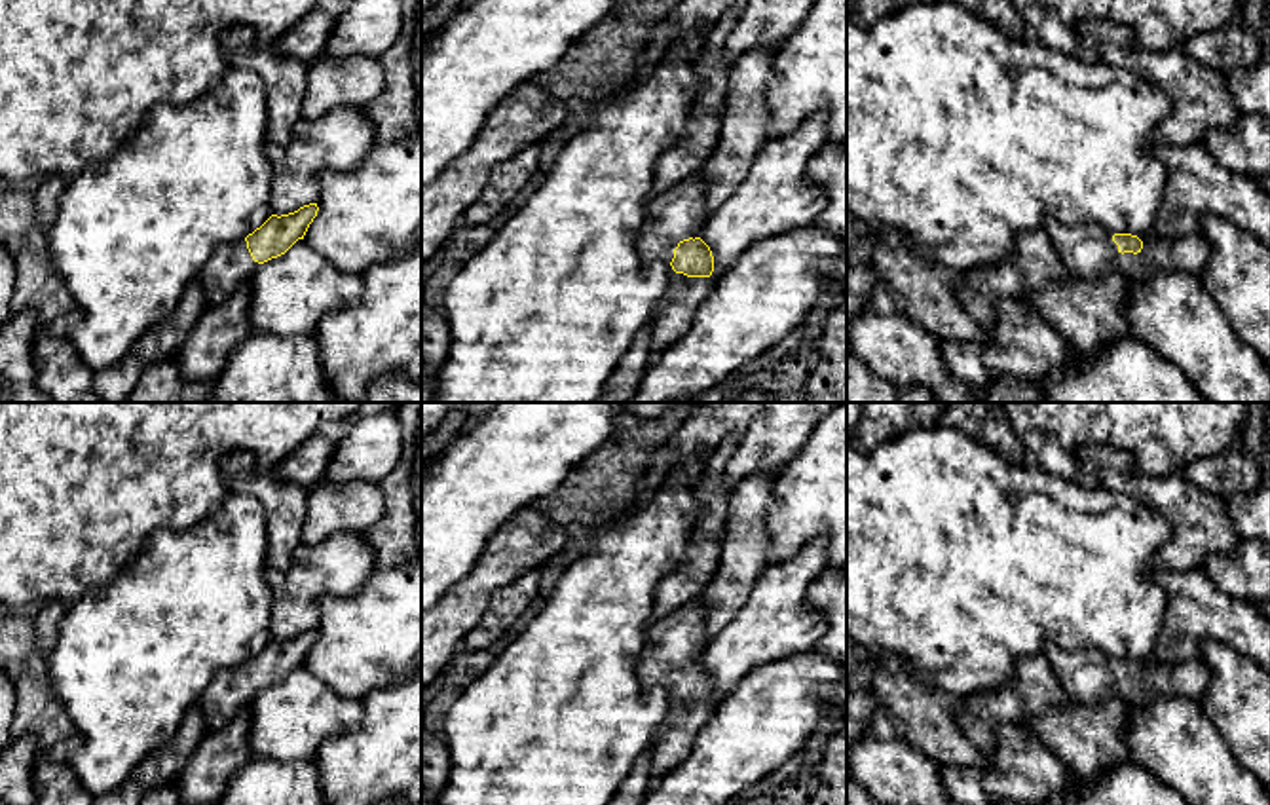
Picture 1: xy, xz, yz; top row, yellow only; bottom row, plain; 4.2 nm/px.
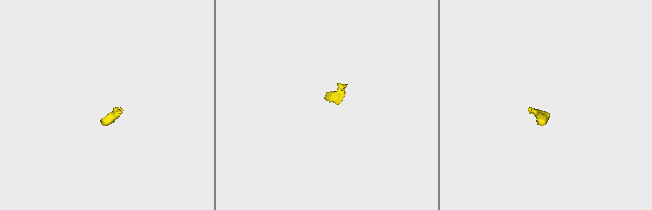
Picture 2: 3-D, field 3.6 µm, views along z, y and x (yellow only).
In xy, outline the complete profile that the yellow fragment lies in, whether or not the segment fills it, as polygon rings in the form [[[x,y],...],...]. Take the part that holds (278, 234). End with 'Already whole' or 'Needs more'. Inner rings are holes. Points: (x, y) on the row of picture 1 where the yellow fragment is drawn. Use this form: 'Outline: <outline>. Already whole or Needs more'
Outline: [[[309,203],[289,215],[271,215],[239,243],[218,247],[197,275],[207,304],[222,304],[239,285],[251,281],[260,264],[285,254],[304,239],[317,211],[317,203]]]. Needs more

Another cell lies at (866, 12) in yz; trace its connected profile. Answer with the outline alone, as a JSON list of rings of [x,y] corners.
[[[856,0],[852,6],[854,21],[871,27],[885,15],[904,9],[913,0]]]

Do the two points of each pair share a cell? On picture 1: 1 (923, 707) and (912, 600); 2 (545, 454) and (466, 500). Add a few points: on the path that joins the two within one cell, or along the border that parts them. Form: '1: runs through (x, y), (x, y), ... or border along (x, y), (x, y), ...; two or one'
1: border along (879, 652), (895, 652), (908, 657), (952, 699); two
2: runs through (526, 454), (515, 454), (485, 481); one

